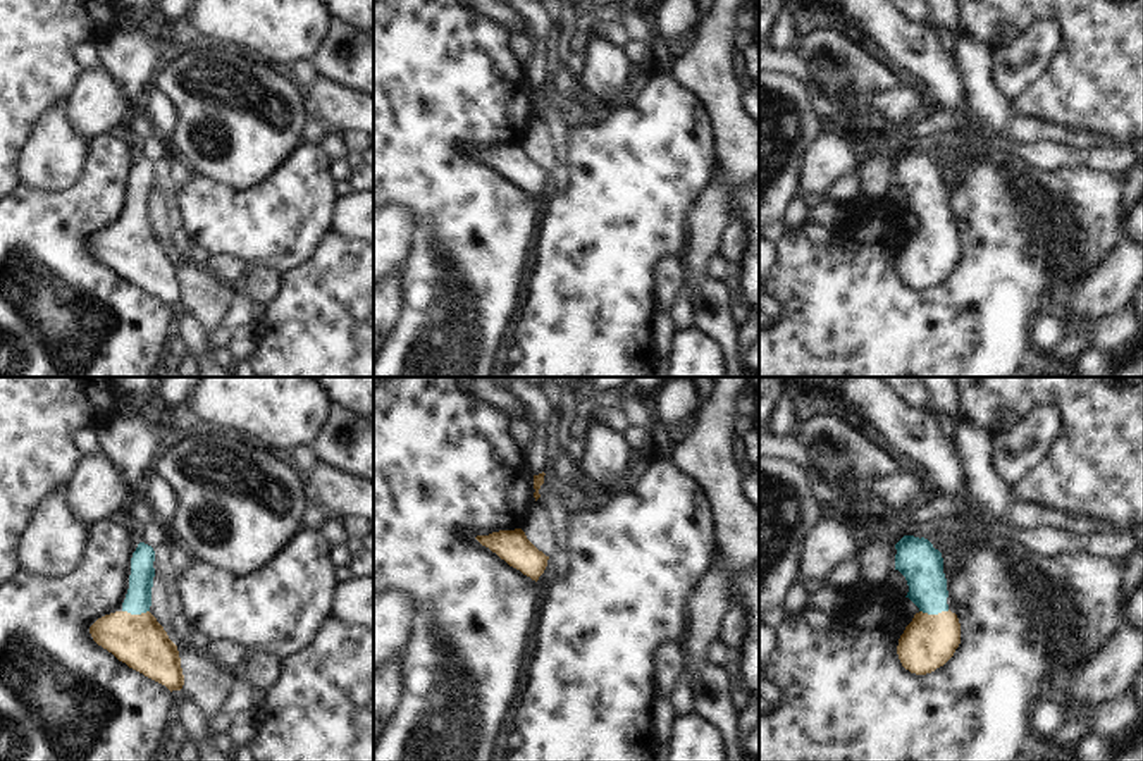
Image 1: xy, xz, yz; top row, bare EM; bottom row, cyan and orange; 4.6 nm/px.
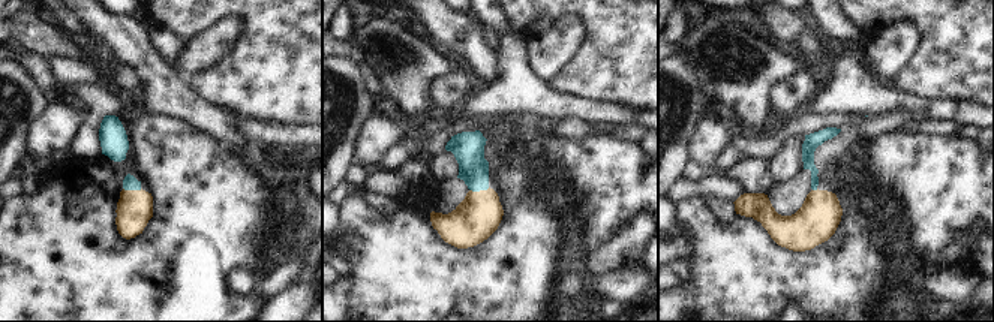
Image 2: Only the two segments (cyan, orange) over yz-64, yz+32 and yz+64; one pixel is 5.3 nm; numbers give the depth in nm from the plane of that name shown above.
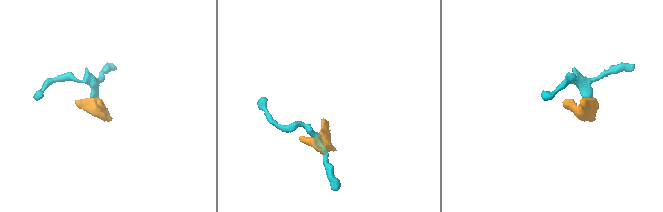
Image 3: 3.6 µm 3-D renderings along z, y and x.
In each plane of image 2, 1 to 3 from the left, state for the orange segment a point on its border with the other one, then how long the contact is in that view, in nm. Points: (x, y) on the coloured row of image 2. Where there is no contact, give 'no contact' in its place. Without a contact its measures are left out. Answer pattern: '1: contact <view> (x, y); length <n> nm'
1: contact yz-64 (132, 189); length 100 nm
2: contact yz+32 (479, 190); length 110 nm
3: contact yz+64 (814, 189); length 30 nm

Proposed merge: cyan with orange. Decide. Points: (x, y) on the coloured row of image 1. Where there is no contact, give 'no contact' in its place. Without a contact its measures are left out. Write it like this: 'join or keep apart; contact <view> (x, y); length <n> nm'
join; contact yz (933, 613); length 140 nm

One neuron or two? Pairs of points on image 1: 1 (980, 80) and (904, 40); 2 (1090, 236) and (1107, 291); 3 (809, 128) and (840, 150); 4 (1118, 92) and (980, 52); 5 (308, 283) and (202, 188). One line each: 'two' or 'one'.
1: two
2: two
3: two
4: two
5: two

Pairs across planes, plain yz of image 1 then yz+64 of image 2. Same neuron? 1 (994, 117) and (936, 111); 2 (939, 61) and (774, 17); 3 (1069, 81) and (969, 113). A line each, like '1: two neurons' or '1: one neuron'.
1: one neuron
2: one neuron
3: two neurons

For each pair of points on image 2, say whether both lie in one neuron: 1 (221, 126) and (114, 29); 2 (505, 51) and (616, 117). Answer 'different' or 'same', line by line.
1: same
2: same

